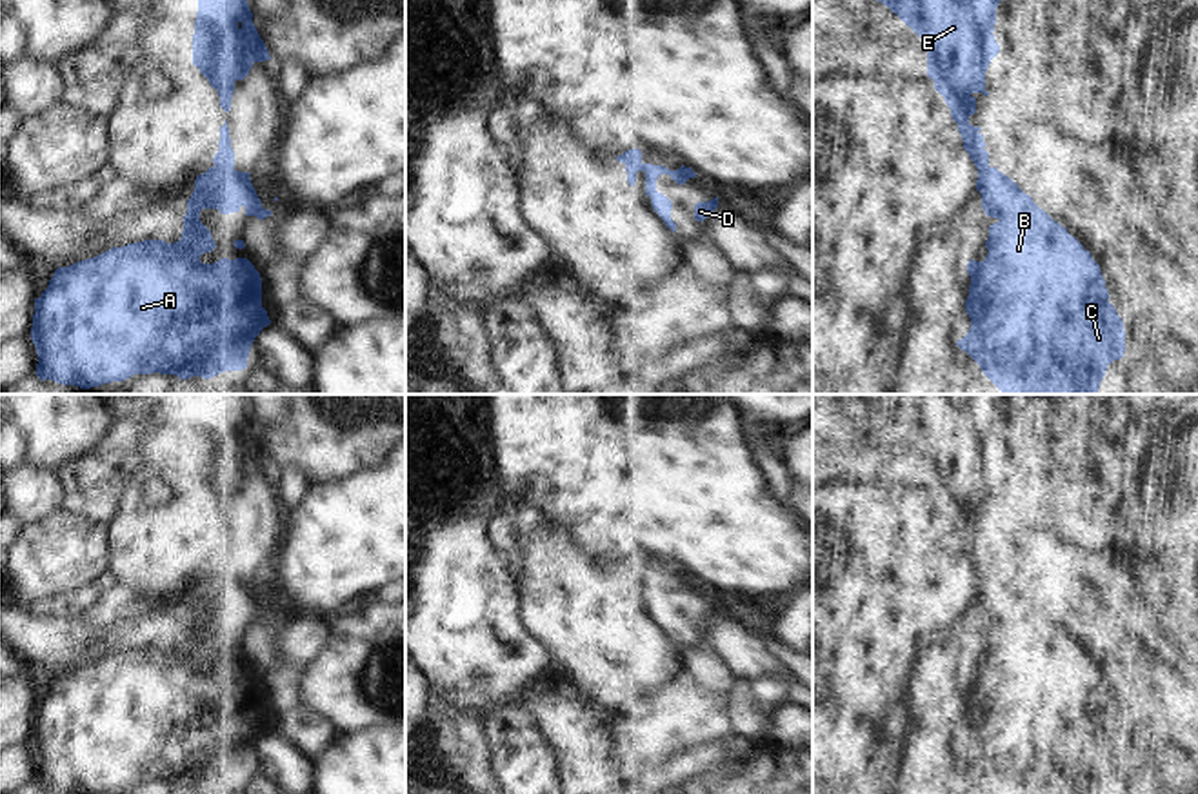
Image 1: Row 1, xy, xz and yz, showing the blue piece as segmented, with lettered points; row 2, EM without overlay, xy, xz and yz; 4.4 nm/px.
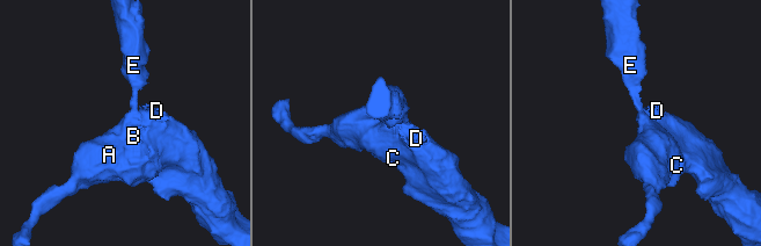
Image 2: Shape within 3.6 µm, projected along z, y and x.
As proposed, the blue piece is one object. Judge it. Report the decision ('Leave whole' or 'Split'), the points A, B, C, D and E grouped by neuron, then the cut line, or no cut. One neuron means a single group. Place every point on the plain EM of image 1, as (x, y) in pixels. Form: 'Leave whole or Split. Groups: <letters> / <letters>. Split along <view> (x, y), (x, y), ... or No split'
Leave whole. Groups: A B C D E. No split

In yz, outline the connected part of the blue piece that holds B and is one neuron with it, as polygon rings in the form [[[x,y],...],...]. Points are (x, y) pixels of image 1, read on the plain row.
[[[878,394],[876,398],[876,407],[887,412],[923,447],[927,454],[927,483],[949,512],[951,523],[958,531],[963,556],[978,576],[976,598],[982,601],[982,614],[987,623],[998,627],[989,632],[985,649],[989,660],[985,667],[969,667],[967,670],[971,692],[965,718],[971,725],[971,736],[956,752],[980,772],[996,794],[1100,794],[1107,772],[1123,765],[1125,759],[1123,729],[1113,710],[1107,709],[1109,698],[1100,672],[1018,591],[989,572],[982,536],[969,531],[969,523],[976,520],[976,505],[973,501],[989,501],[985,498],[985,478],[1000,460],[993,438],[1002,405],[1000,394]]]

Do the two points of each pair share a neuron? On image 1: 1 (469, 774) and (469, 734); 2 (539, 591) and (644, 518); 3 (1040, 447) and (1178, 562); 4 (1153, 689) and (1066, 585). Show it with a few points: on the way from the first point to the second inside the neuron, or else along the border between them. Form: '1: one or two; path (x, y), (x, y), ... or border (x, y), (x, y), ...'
1: one; path (469, 765), (469, 744)
2: two; border (559, 526), (582, 549), (602, 556), (609, 564)
3: two; border (1178, 551), (1157, 555)
4: one; path (1138, 664), (1128, 647), (1091, 611)

